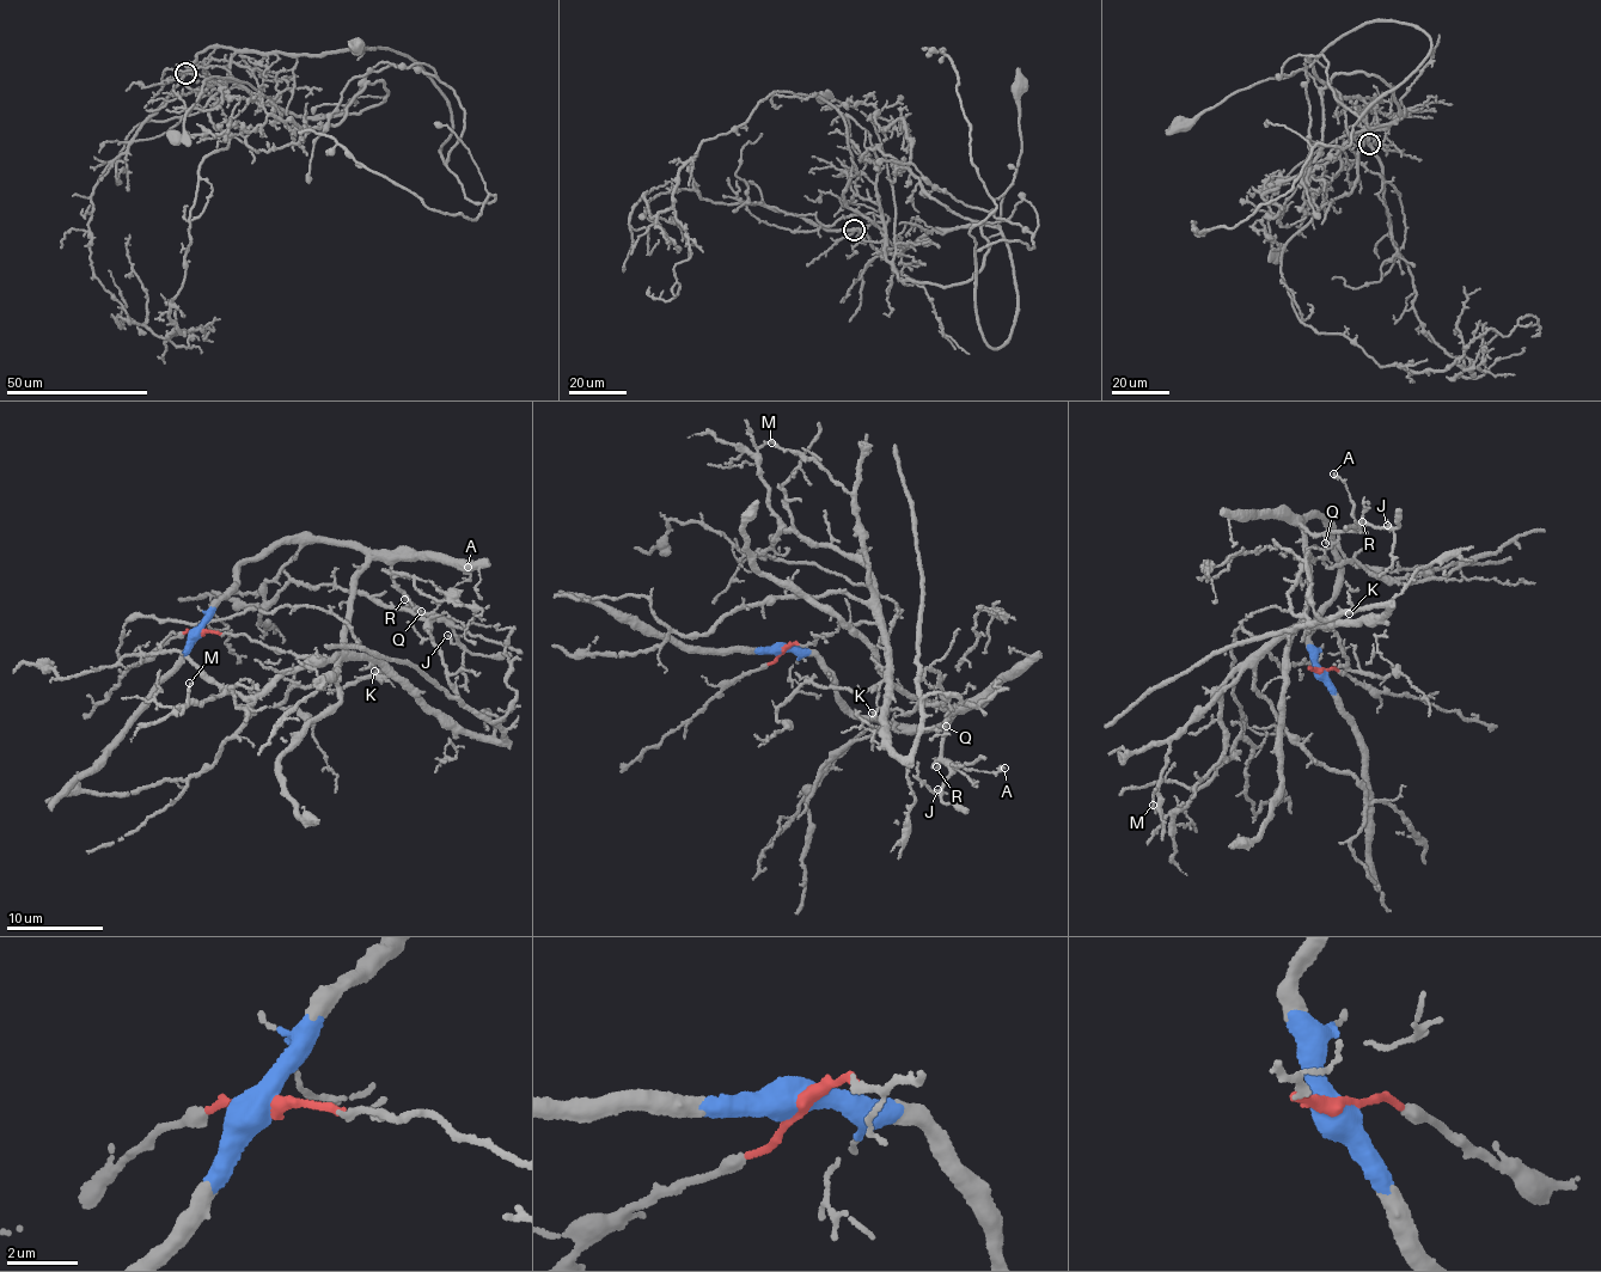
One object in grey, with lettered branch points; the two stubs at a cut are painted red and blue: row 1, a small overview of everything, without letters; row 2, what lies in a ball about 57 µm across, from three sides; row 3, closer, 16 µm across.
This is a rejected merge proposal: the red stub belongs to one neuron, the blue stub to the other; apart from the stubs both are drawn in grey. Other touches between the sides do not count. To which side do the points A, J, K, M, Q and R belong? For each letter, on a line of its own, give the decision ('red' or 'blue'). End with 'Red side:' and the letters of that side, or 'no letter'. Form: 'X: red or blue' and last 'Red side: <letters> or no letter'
A: blue
J: blue
K: red
M: red
Q: blue
R: blue
Red side: K, M

